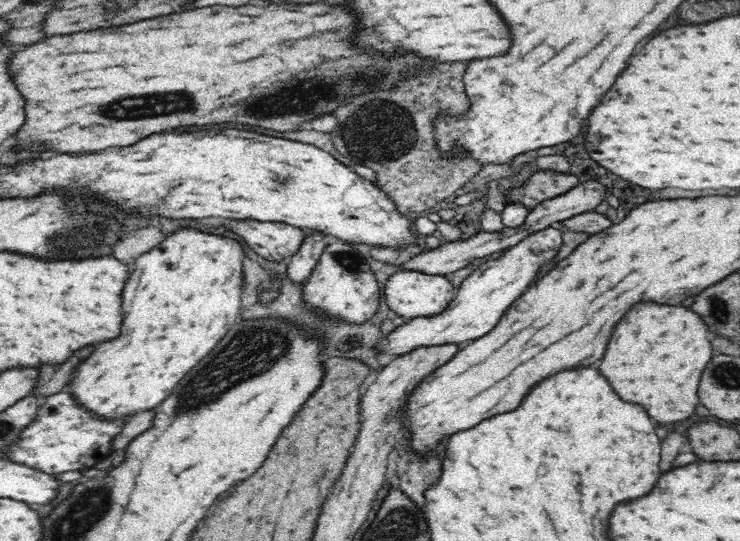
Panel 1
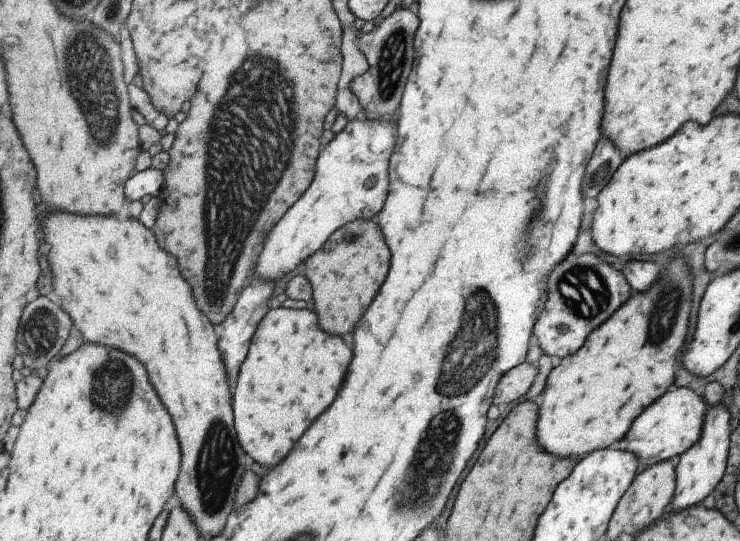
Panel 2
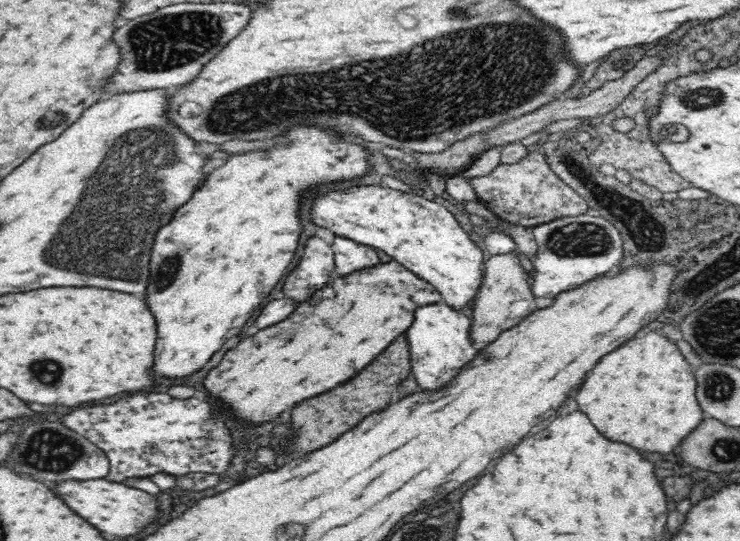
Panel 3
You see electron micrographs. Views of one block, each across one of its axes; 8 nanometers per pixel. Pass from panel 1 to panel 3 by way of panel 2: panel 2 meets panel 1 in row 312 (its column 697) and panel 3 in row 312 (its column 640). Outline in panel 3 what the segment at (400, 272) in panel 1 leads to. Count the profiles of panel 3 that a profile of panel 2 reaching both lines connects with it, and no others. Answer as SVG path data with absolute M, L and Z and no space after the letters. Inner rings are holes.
M443 301L416 308L410 325L404 335L409 344L411 374L421 390L438 390L446 386L458 370L476 356L477 350L470 343L470 318Z

